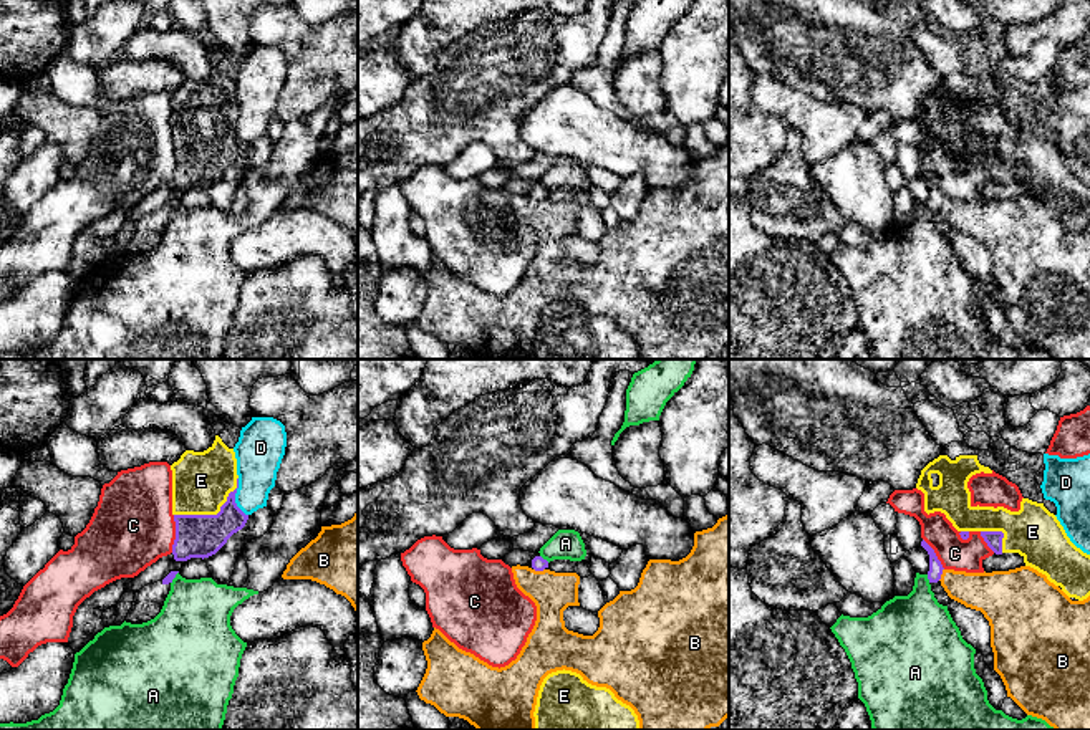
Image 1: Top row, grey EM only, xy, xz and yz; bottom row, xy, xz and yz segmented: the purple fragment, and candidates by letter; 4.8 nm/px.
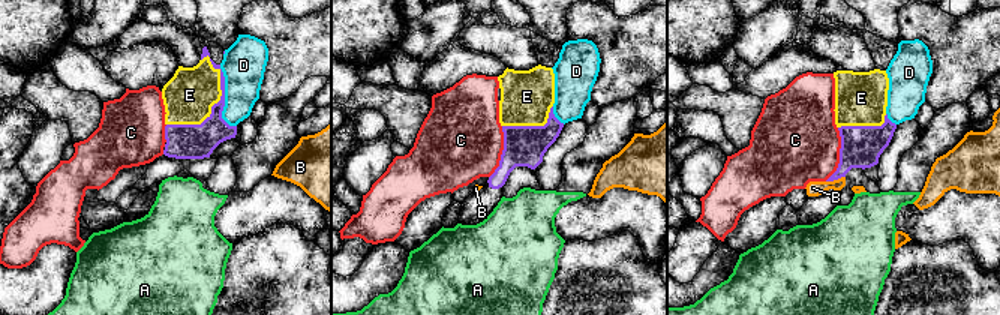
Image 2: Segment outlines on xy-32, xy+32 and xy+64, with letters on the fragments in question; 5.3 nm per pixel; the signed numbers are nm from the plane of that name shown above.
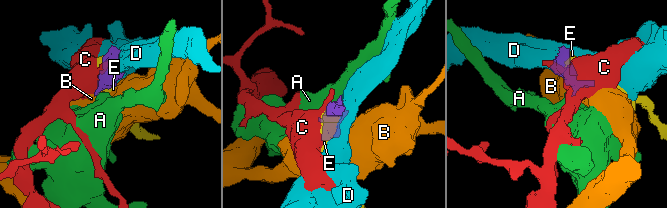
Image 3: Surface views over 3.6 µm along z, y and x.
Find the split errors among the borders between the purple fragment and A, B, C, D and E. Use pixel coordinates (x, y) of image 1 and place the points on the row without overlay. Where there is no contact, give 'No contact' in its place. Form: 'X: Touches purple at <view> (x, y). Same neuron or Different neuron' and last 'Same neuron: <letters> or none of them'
A: Touches purple at xz (545, 189). Different neuron
B: Touches purple at yz (941, 202). Different neuron
C: Touches purple at xy (176, 163). Different neuron
D: Touches purple at xy (234, 126). Different neuron
E: Touches purple at xy (212, 144). Same neuron
Same neuron: E

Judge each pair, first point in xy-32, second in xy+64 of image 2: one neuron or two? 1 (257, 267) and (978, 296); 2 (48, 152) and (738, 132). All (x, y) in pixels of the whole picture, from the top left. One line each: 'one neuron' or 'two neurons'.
1: one neuron
2: two neurons

